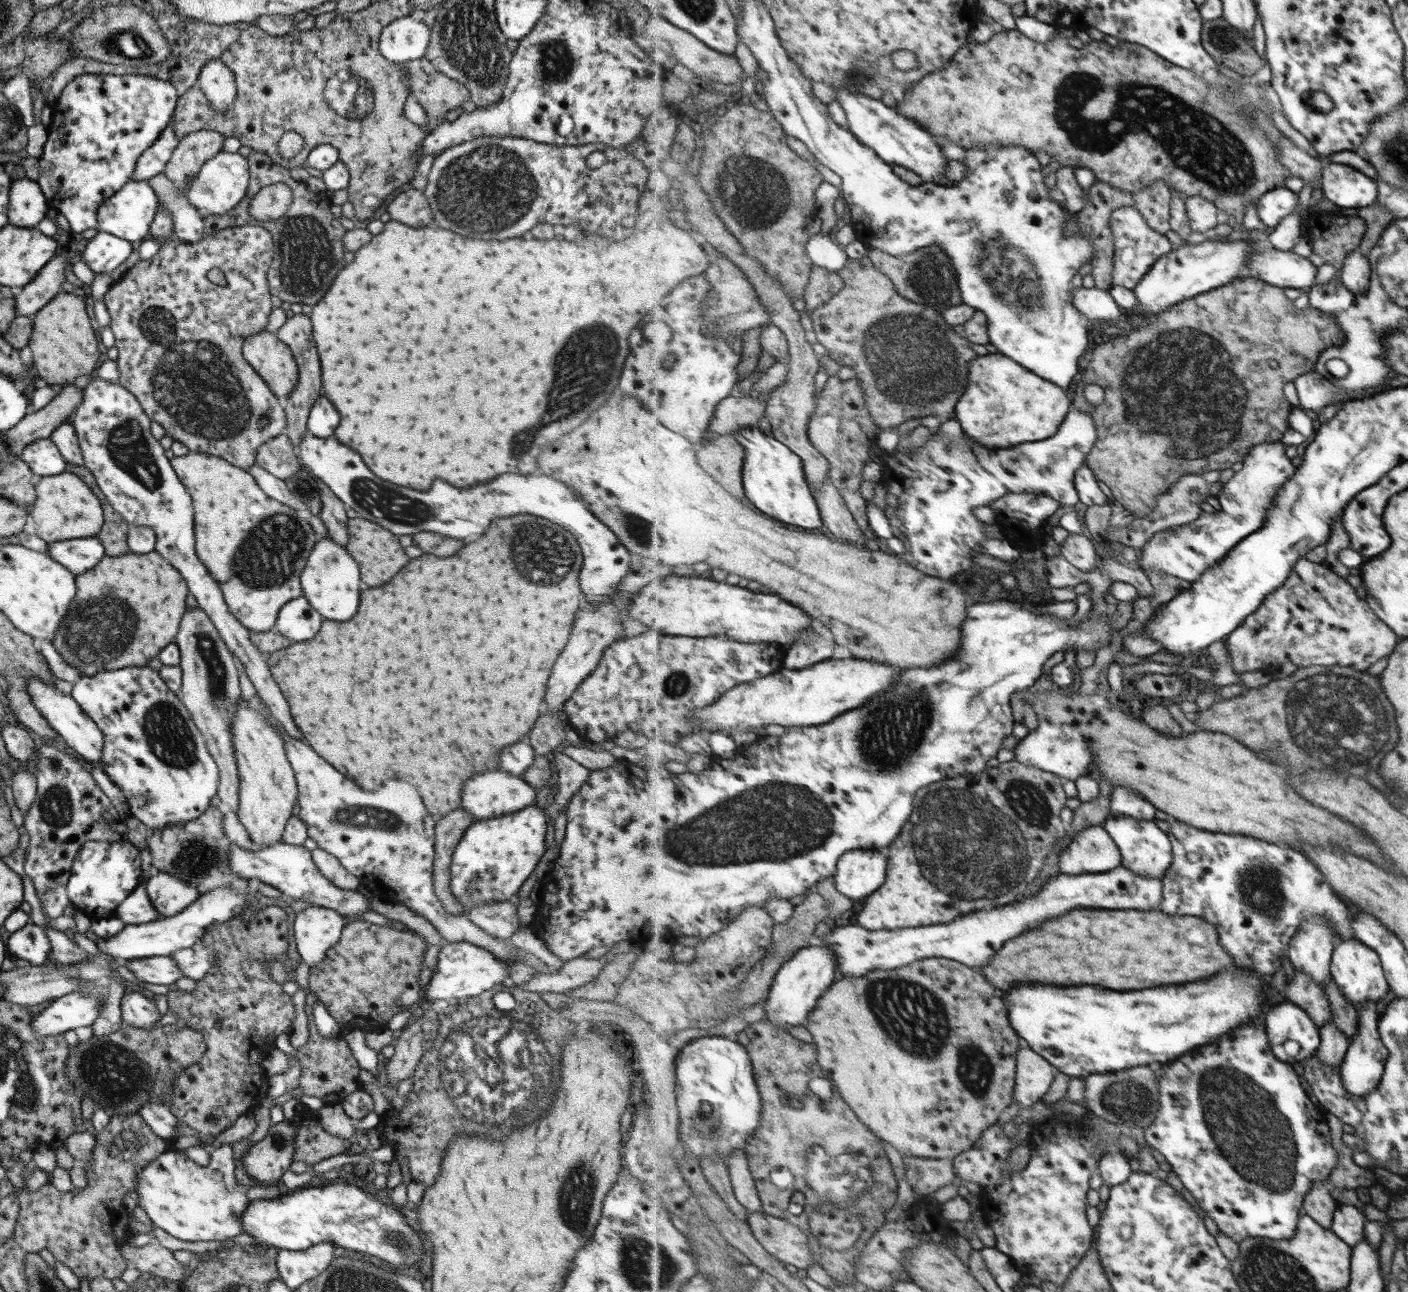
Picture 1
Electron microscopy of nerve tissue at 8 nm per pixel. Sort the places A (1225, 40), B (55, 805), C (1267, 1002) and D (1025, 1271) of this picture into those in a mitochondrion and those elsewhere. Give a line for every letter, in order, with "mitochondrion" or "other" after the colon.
A: mitochondrion
B: mitochondrion
C: other
D: other

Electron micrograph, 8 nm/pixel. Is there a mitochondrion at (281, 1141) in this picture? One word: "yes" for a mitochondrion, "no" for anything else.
yes

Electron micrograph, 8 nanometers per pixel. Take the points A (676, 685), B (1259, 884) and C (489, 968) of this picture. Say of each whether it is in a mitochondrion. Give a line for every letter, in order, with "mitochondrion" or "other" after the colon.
A: mitochondrion
B: mitochondrion
C: other

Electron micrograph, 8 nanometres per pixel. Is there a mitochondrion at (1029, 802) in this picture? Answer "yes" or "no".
yes

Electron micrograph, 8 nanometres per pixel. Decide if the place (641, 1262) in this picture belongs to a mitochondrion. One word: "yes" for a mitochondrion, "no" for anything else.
yes

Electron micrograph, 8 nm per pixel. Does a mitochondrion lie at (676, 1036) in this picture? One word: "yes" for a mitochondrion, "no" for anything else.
no

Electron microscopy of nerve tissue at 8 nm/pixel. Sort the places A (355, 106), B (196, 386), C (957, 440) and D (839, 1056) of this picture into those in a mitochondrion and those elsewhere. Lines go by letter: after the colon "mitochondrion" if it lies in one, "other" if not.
A: mitochondrion
B: mitochondrion
C: other
D: other

